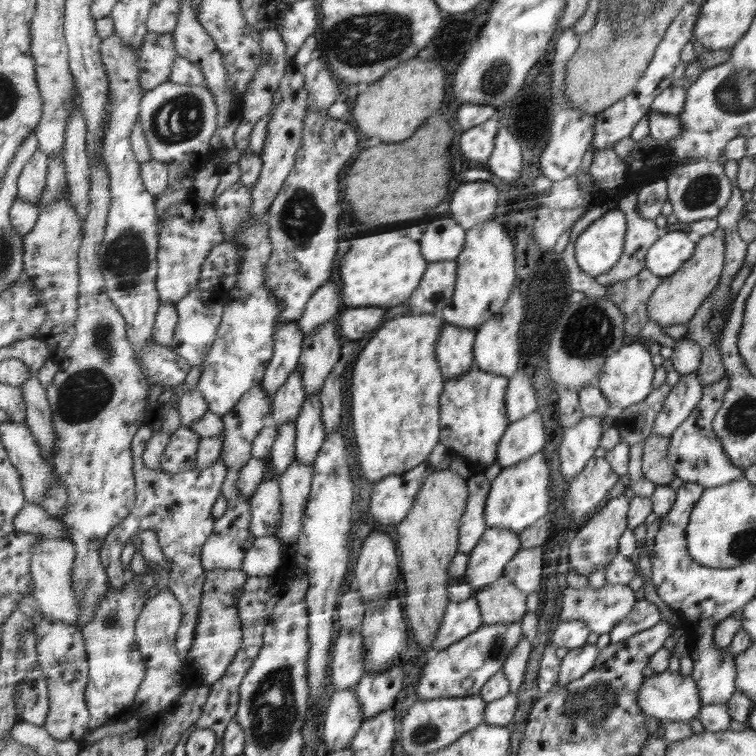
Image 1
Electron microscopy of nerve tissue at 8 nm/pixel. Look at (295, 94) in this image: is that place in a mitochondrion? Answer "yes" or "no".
no

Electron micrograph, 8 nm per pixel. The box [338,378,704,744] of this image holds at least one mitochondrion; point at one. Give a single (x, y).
(586, 712)

